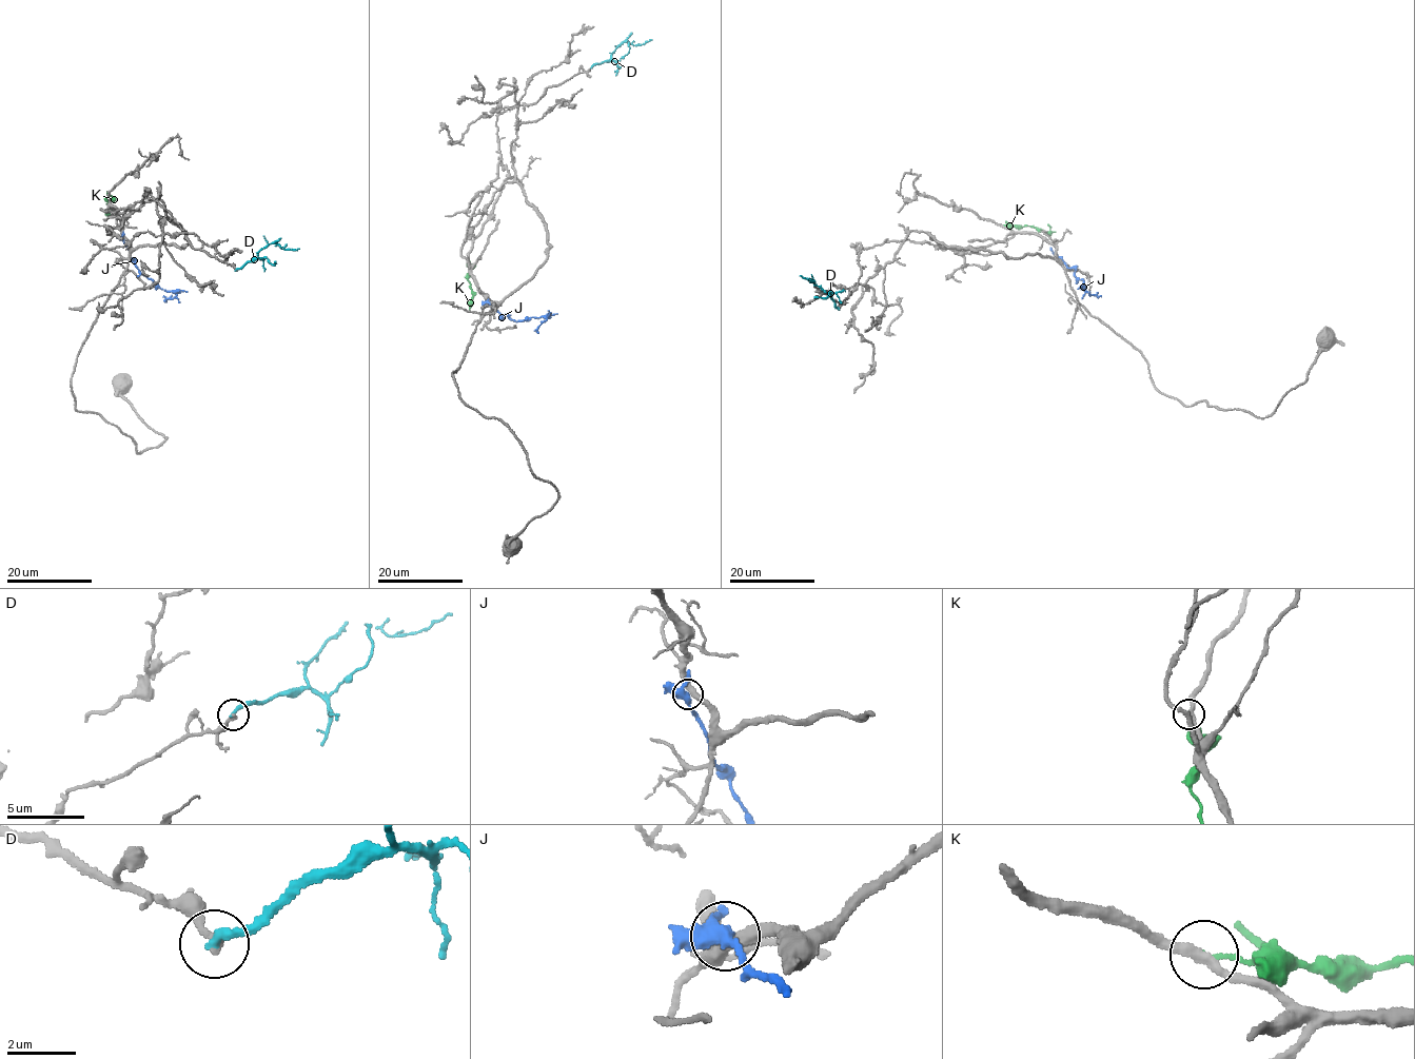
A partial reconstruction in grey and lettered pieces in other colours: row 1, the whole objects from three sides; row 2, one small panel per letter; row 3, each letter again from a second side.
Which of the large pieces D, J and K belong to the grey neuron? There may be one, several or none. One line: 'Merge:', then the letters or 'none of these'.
Merge: none of these

